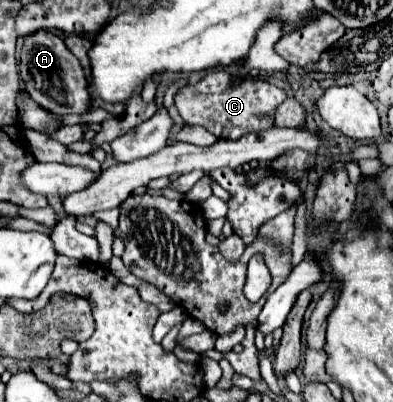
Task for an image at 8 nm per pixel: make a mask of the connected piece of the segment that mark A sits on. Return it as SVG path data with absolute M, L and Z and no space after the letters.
M36 31L24 39L20 49L20 79L24 83L24 91L44 109L66 115L66 113L84 113L86 107L86 79L80 61L70 53L64 45L64 39L50 31Z

